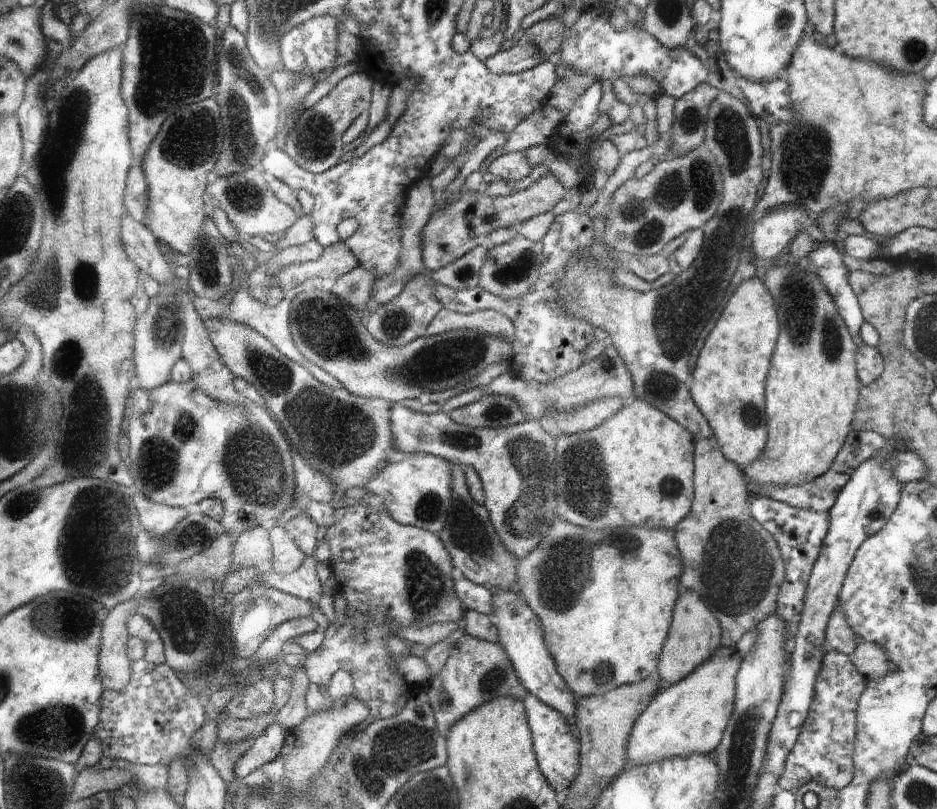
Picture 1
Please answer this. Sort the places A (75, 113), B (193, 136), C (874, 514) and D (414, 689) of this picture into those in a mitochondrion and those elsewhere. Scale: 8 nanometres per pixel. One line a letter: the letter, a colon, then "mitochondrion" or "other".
A: mitochondrion
B: mitochondrion
C: mitochondrion
D: other

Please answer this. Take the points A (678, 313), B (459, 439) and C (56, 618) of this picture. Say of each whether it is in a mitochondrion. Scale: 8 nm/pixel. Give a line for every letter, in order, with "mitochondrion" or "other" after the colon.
A: mitochondrion
B: mitochondrion
C: mitochondrion

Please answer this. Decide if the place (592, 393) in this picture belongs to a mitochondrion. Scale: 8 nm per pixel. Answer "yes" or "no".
no

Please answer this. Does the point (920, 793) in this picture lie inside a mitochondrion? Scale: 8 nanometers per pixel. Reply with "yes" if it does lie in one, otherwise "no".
yes

